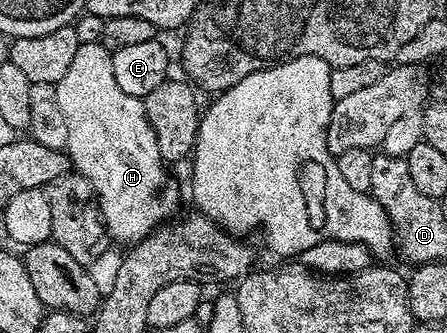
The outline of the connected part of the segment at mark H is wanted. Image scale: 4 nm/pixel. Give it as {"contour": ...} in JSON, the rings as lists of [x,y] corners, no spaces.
{"contour":[[[79,43],[68,73],[60,77],[54,92],[56,101],[60,101],[60,113],[64,113],[64,121],[68,125],[68,141],[64,150],[70,156],[73,170],[92,185],[107,236],[113,242],[115,239],[118,243],[133,245],[171,218],[169,215],[178,207],[178,187],[166,172],[168,164],[156,145],[156,133],[146,116],[145,102],[120,89],[116,76],[112,74],[110,56],[111,52],[101,43]]]}

